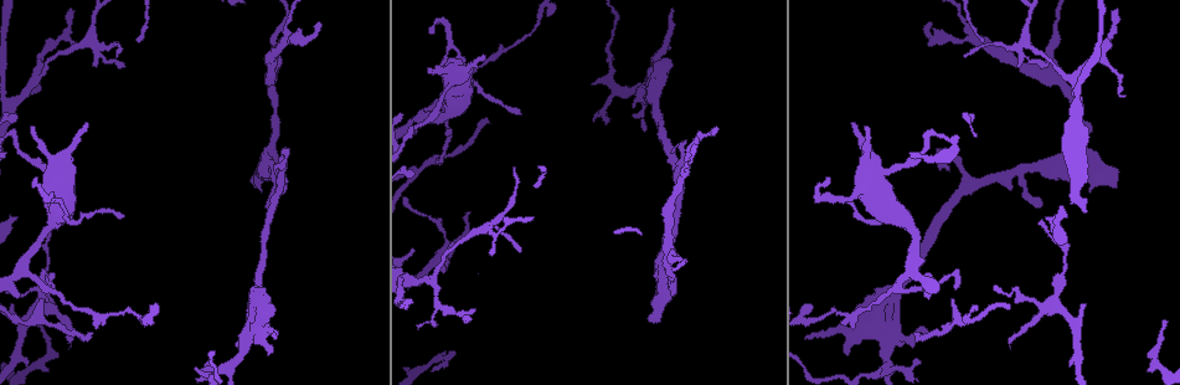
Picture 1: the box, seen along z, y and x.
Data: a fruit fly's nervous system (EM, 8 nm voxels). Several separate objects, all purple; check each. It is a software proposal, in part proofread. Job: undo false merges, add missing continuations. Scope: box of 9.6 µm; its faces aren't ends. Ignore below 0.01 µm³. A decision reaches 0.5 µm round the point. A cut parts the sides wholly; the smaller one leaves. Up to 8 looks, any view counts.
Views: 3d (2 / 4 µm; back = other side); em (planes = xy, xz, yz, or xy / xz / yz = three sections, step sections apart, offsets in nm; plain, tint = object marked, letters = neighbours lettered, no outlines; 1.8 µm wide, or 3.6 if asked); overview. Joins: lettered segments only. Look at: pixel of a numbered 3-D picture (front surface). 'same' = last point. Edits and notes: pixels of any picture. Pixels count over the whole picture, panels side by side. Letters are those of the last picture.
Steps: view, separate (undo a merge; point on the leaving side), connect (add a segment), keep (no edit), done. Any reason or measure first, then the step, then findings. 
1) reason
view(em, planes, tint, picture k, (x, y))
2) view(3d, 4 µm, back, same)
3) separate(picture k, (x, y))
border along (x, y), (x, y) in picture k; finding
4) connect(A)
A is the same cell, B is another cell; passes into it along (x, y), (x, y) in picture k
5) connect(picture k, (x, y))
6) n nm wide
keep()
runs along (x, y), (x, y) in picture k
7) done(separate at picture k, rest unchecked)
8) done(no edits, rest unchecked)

abrupt turn
view(em, xz, step 16, tint, picture 1, (657, 83))

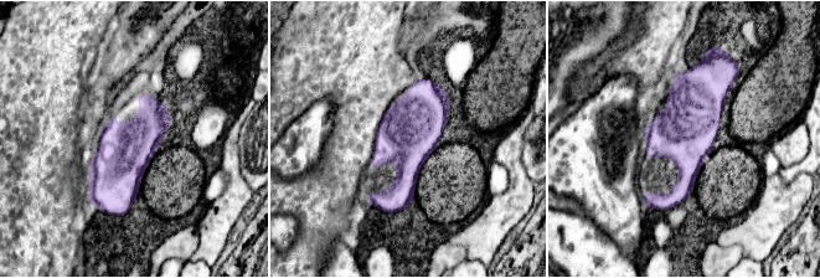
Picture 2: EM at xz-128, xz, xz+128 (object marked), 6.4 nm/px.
view(em, planes, letters, same)

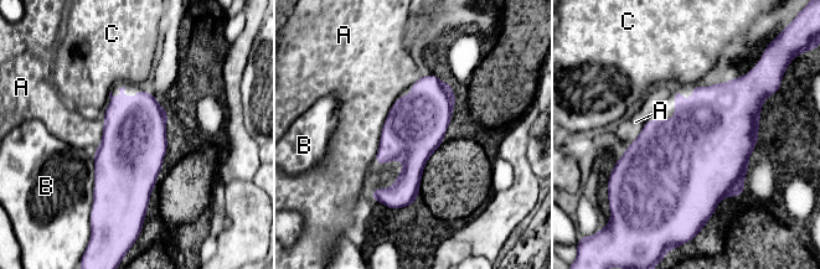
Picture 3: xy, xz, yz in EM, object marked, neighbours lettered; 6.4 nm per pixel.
A touches over 420 nm
keep()
A, B and C are other cells; border along (396, 98), (374, 158) in picture 3; all the same cell

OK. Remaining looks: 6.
abrupt turn
view(em, planes, tint, picture 1, (70, 222))

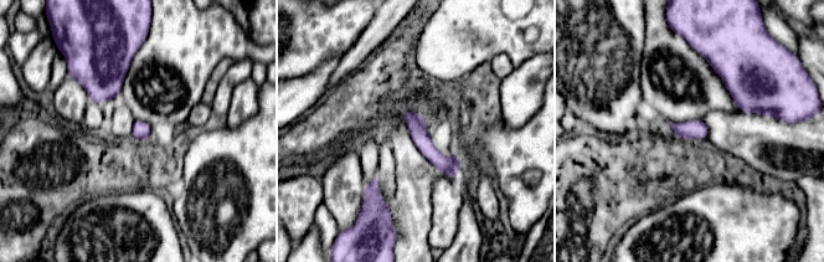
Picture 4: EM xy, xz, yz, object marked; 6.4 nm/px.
view(em, planes, letters, same)

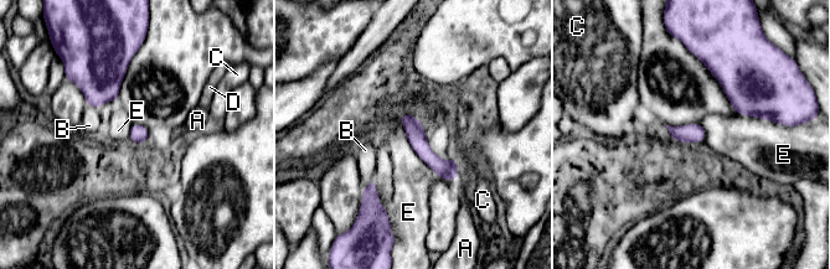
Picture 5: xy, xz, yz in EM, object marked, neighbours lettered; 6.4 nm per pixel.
E touches over 460 nm
keep()
A, B, C, D and E are other cells; border along (400, 114), (410, 146), (436, 174) in picture 5; all the same cell

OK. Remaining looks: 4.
branch point
view(em, planes, letters, picture 1, (21, 324))

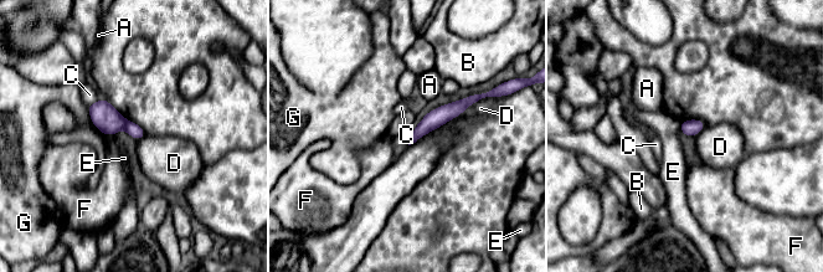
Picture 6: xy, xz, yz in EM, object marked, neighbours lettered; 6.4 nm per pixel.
keep()
A, B, C, D, E, F and G are other cells; runs along (471, 98), (432, 119), (412, 139) in picture 6; all the same cell

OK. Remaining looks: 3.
done(no edits, rest unchecked)

